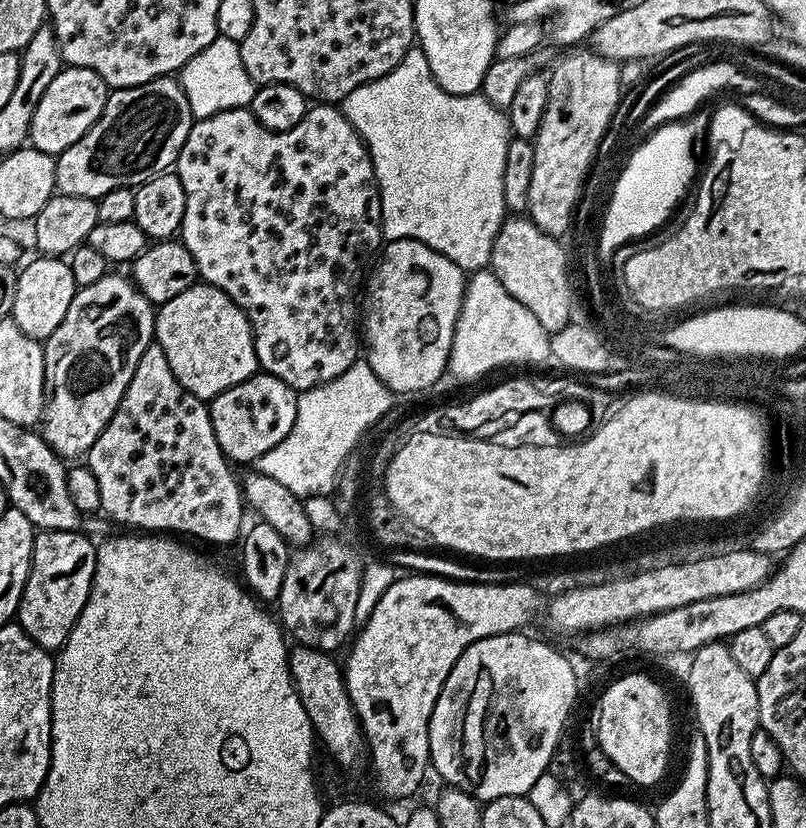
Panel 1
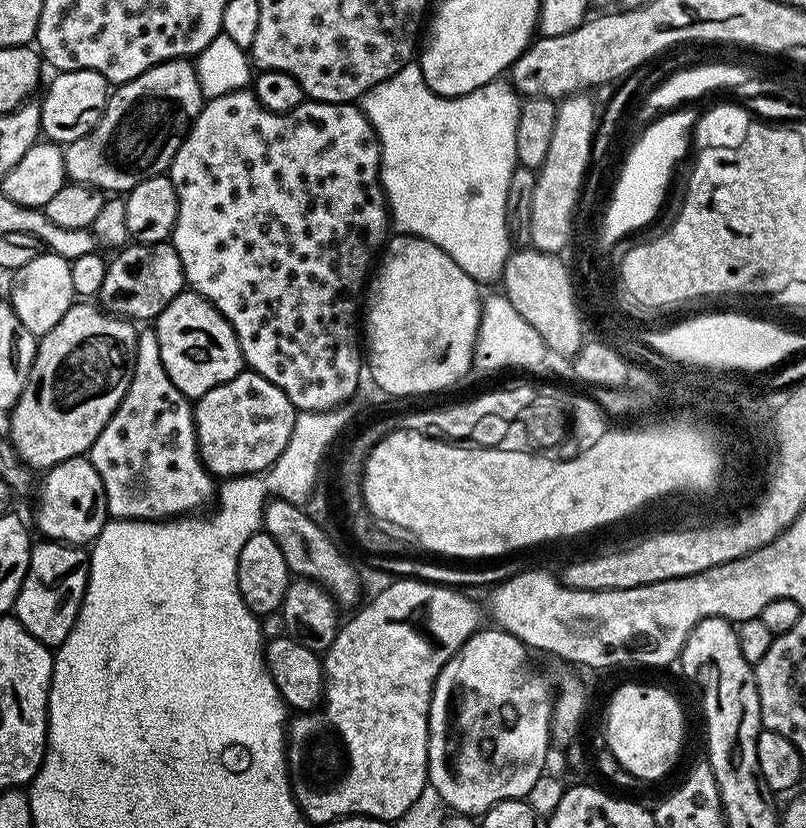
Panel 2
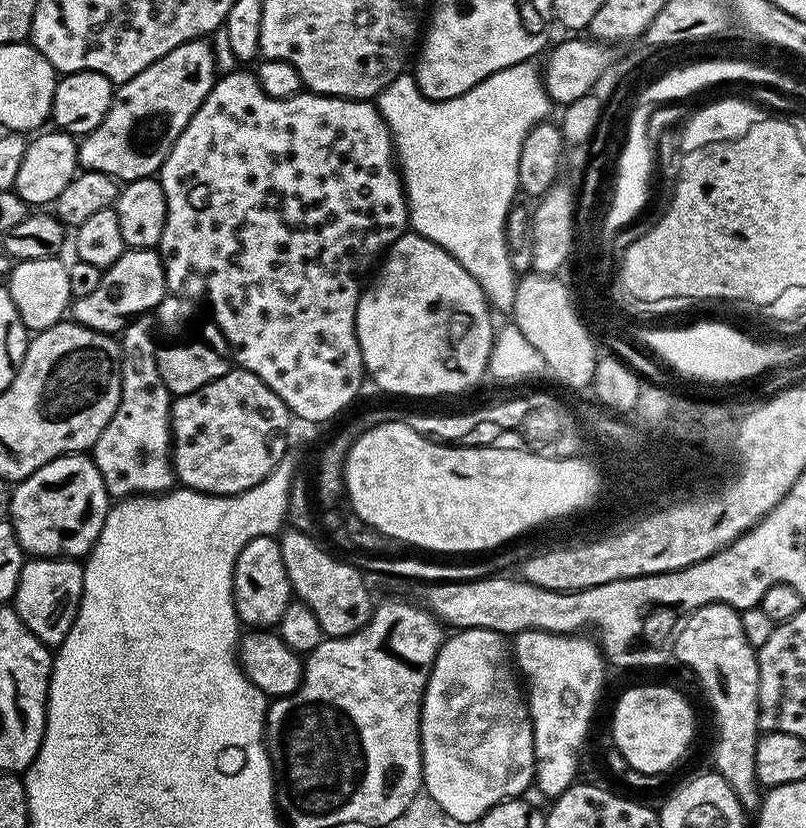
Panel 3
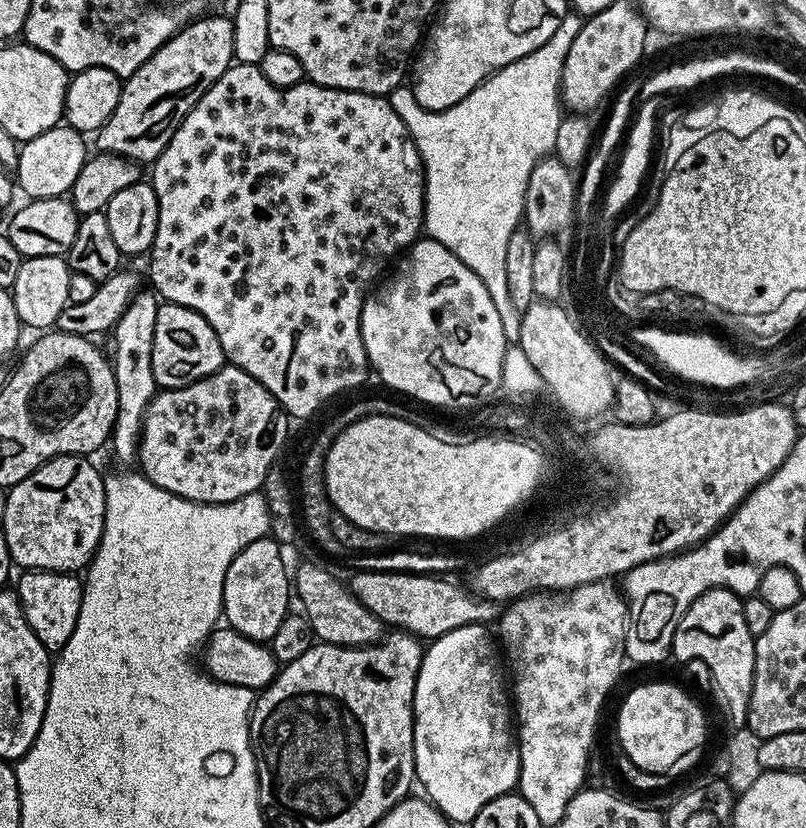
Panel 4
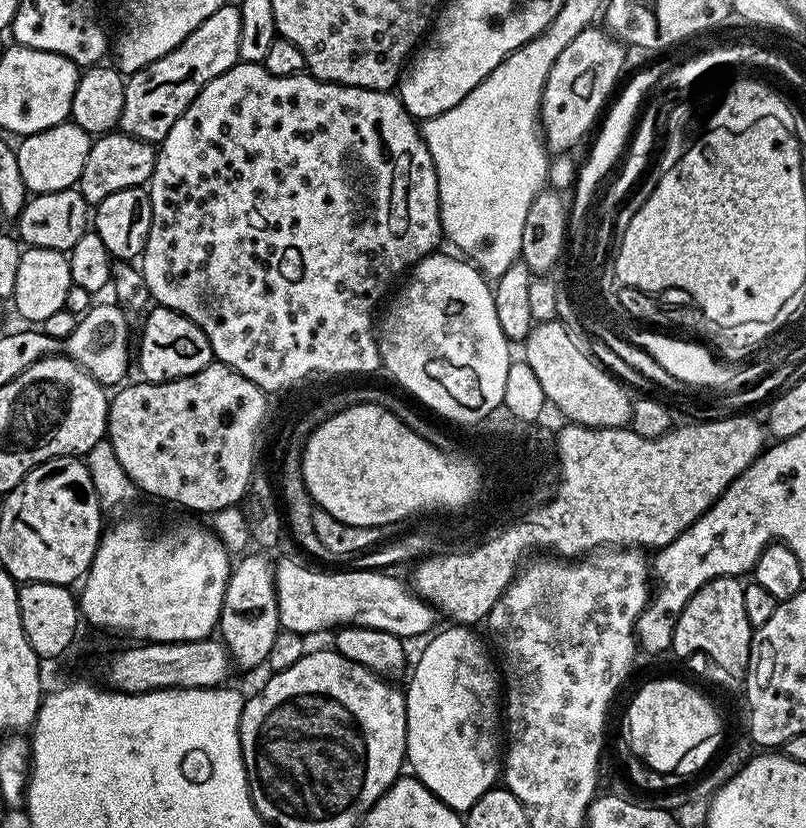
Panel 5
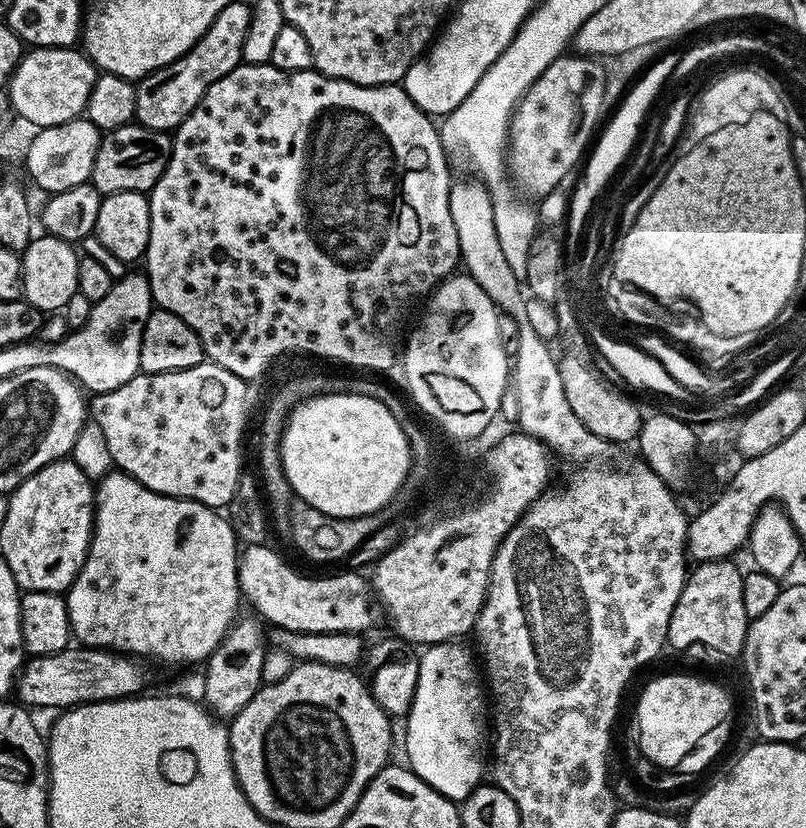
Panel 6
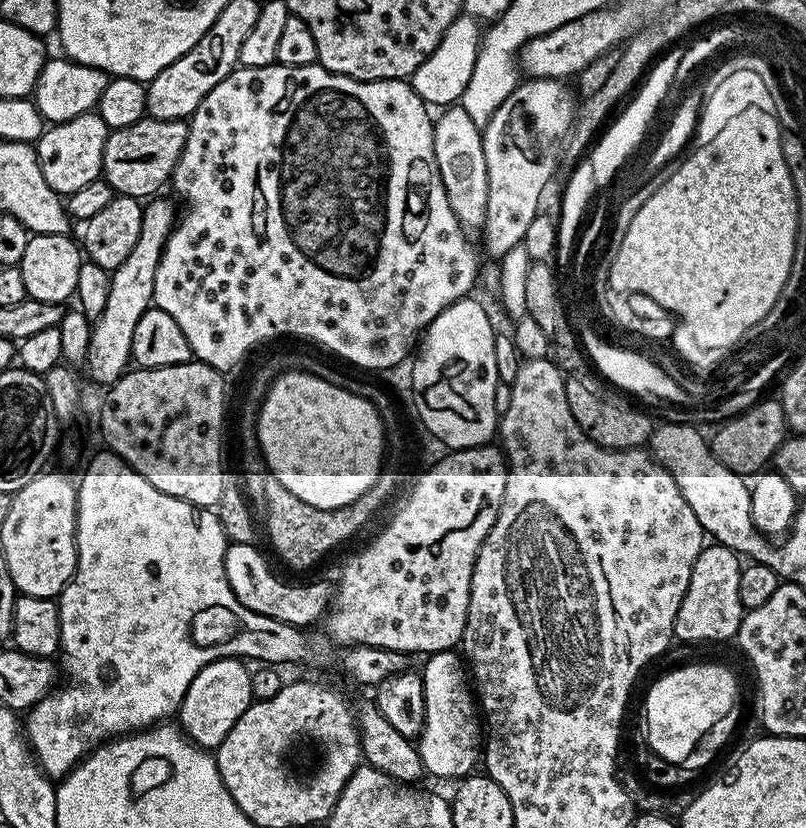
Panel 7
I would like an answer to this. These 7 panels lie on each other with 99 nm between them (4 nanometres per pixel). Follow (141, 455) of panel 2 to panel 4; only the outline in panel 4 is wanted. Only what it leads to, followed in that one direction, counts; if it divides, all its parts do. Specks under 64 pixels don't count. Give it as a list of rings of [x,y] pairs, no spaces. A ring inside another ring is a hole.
[[[141,290],[126,306],[122,318],[118,318],[114,329],[116,345],[110,351],[114,378],[118,386],[118,414],[112,427],[110,449],[121,460],[121,465],[128,464],[137,459],[140,451],[140,431],[144,425],[144,415],[150,402],[156,396],[158,385],[154,378],[152,355],[154,354],[154,322],[158,322],[158,310],[161,301],[155,292]]]

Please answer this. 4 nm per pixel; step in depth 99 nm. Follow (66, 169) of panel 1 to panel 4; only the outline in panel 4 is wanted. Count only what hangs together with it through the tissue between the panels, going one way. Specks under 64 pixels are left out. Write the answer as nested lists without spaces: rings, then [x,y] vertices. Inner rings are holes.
[[[205,14],[187,24],[181,32],[176,32],[174,38],[170,38],[158,50],[154,50],[154,54],[150,54],[150,58],[146,58],[146,62],[138,66],[133,76],[123,81],[118,106],[114,106],[114,114],[110,114],[110,118],[94,136],[100,152],[124,156],[137,162],[155,162],[162,150],[166,150],[170,138],[178,130],[186,114],[190,114],[190,110],[202,98],[202,94],[206,94],[206,90],[210,90],[210,86],[218,82],[218,78],[222,78],[224,71],[234,63],[232,21],[227,15],[212,15]]]

